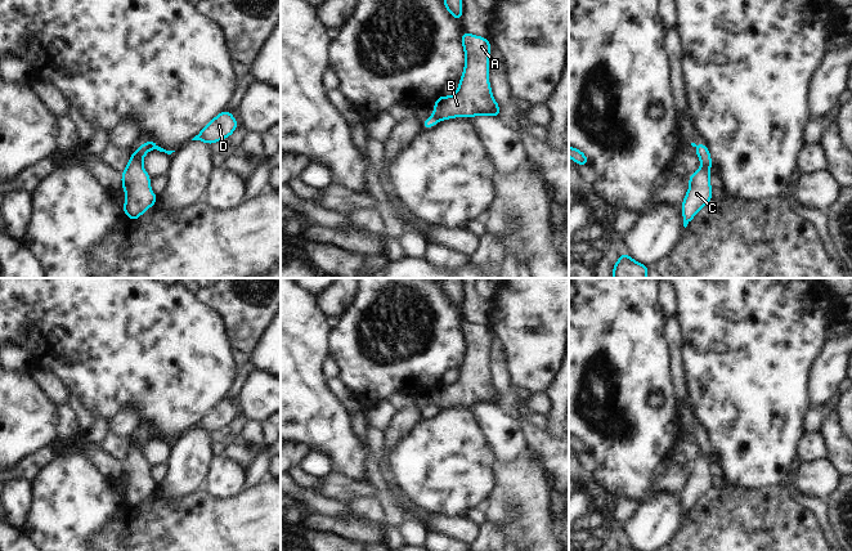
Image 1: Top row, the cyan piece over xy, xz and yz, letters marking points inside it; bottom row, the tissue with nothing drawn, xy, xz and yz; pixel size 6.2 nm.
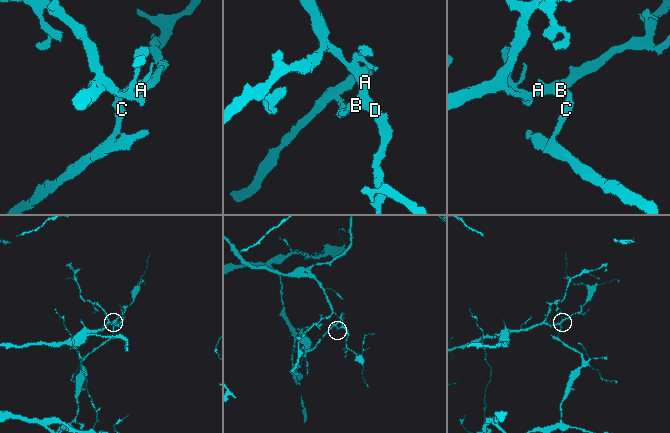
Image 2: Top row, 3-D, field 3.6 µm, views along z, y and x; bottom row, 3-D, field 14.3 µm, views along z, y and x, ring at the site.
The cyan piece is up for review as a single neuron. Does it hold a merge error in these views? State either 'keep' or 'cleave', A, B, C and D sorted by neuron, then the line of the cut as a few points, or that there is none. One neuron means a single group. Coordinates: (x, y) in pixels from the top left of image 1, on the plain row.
cleave; groups A B D / C; cut xz (433, 404), (436, 410)

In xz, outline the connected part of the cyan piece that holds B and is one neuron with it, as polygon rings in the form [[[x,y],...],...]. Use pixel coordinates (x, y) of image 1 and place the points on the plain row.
[[[463,318],[462,332],[466,353],[457,381],[453,385],[439,385],[435,389],[432,406],[436,411],[452,406],[474,406],[477,403],[501,403],[495,391],[488,363],[490,331]]]

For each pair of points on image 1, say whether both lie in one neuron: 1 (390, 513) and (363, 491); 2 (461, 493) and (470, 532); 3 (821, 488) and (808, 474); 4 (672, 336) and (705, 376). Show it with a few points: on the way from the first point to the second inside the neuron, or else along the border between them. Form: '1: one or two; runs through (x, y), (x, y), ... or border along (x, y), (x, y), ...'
1: two; border along (370, 484), (376, 496)
2: two; border along (434, 513), (463, 516)
3: one; runs through (819, 484), (812, 478)
4: two; border along (677, 319), (682, 332), (682, 368), (686, 379)

